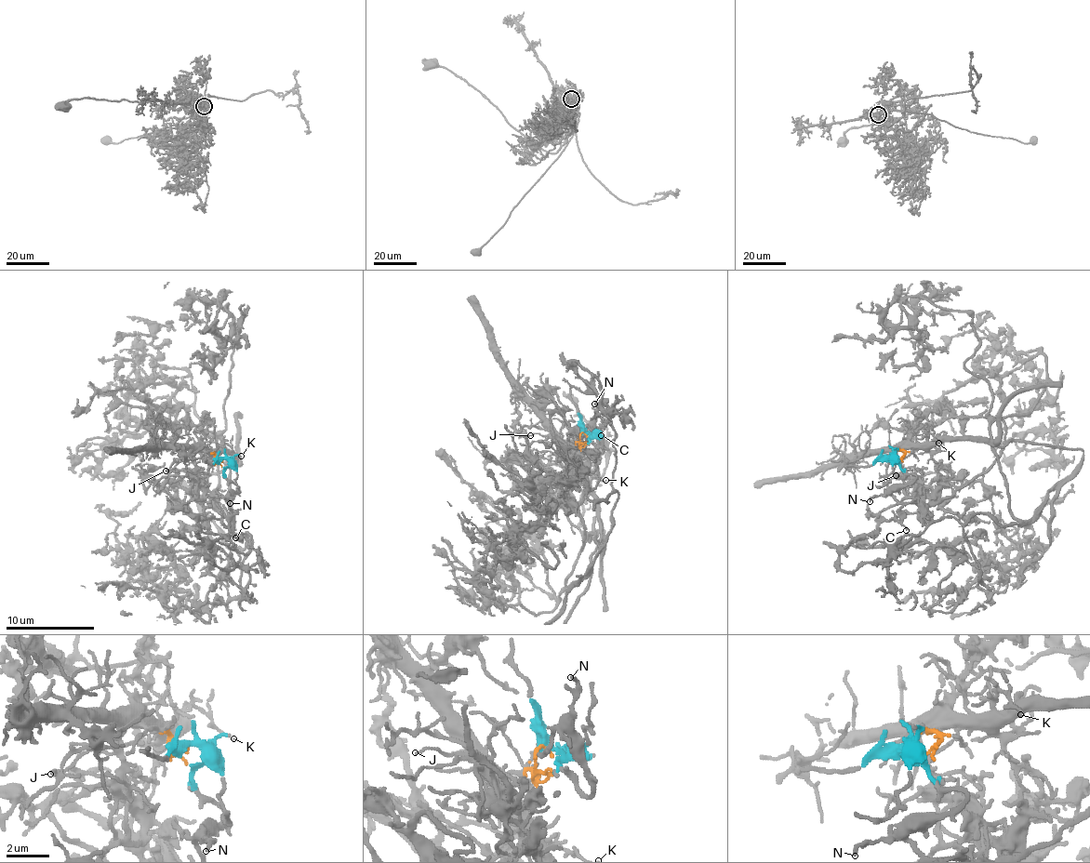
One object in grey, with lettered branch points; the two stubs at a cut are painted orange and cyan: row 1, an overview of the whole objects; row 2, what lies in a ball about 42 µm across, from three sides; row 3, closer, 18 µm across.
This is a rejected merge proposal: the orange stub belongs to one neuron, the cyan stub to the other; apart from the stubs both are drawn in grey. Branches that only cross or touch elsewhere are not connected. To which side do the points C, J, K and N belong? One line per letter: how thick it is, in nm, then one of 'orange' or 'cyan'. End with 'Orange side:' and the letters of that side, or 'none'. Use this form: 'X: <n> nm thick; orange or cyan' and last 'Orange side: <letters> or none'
C: 130 nm thick; cyan
J: 110 nm thick; orange
K: 110 nm thick; orange
N: 120 nm thick; cyan
Orange side: J, K

